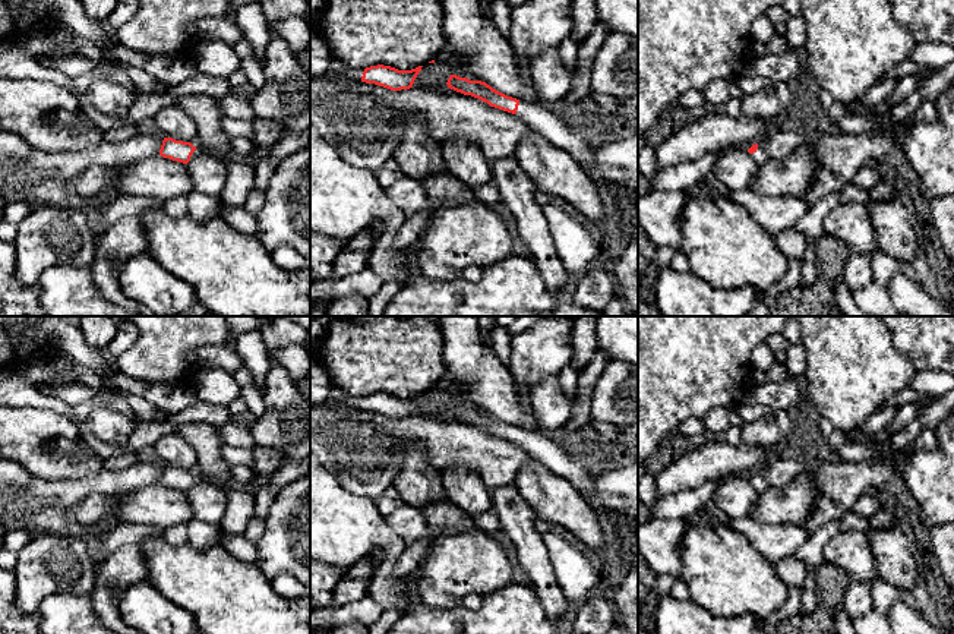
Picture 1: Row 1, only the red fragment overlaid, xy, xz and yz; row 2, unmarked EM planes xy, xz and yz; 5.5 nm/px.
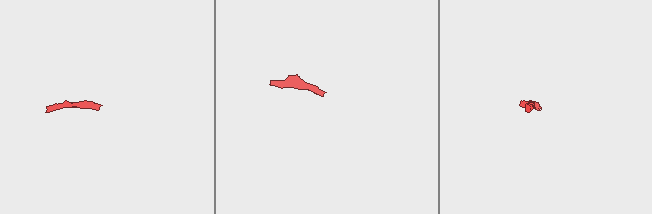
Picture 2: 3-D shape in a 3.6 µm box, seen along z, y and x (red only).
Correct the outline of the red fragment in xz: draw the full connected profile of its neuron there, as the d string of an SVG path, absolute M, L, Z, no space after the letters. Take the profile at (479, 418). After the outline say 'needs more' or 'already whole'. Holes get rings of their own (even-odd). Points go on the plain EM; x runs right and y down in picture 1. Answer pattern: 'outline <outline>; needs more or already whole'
outline M451 403L446 413L457 420L478 426L490 435L519 444L550 471L569 480L598 517L604 512L606 508L597 498L588 473L584 470L576 455L569 454L556 436L519 429L493 417L486 410L470 409L457 403Z; needs more

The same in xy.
outline M164 466L159 483L187 492L192 486L196 486L208 480L203 474L193 474L190 470L176 469L173 466Z; needs more

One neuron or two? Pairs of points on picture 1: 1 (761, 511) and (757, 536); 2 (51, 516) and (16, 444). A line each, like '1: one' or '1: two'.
1: two
2: two

